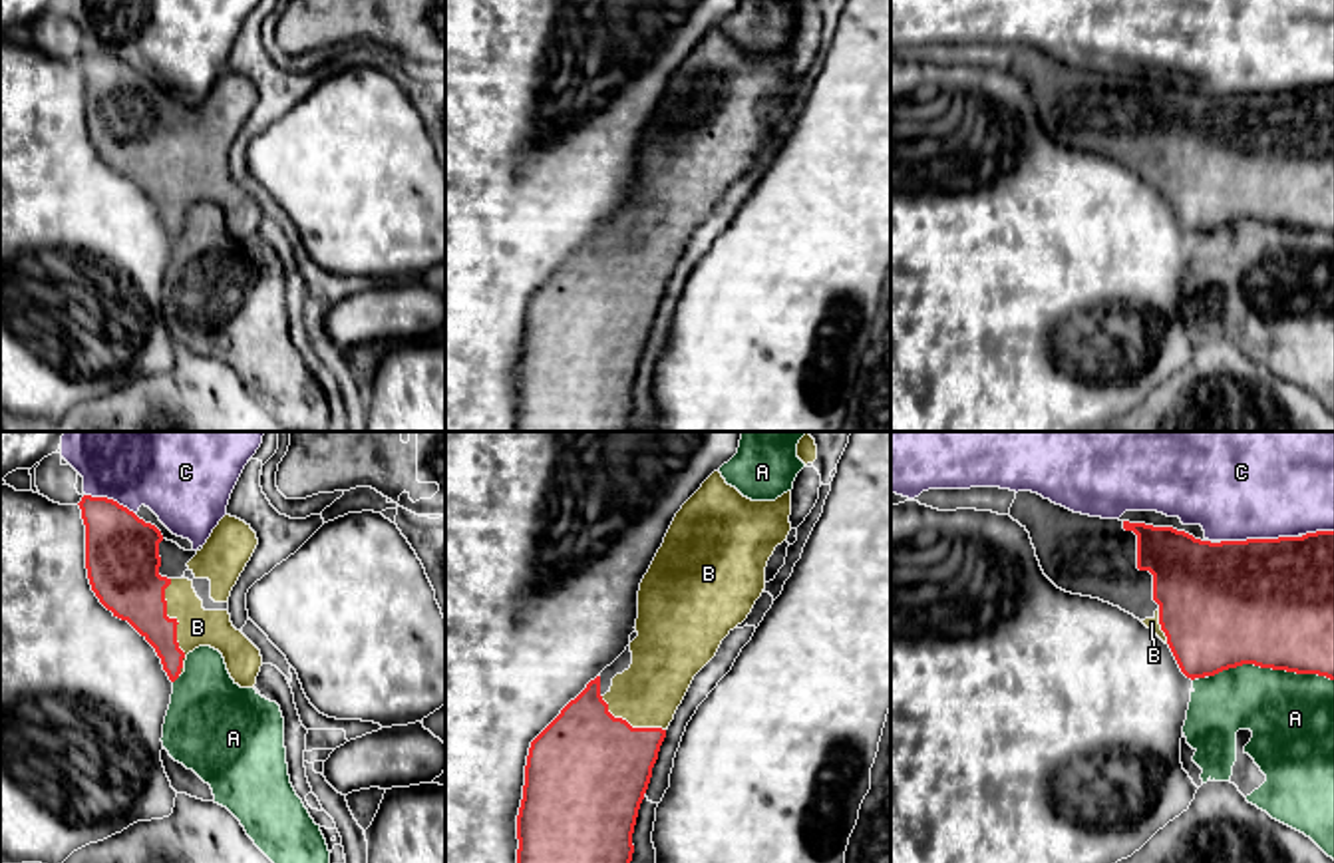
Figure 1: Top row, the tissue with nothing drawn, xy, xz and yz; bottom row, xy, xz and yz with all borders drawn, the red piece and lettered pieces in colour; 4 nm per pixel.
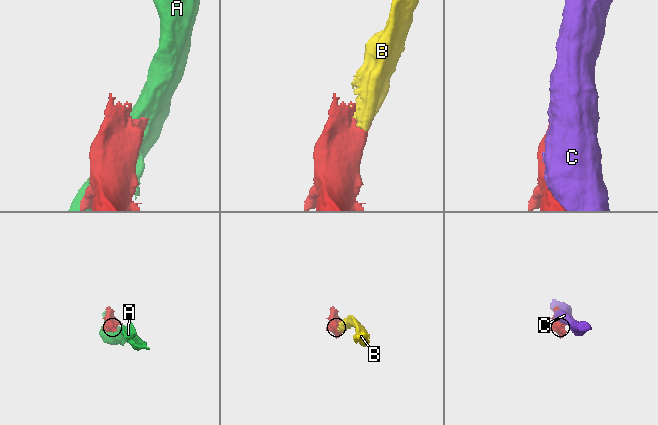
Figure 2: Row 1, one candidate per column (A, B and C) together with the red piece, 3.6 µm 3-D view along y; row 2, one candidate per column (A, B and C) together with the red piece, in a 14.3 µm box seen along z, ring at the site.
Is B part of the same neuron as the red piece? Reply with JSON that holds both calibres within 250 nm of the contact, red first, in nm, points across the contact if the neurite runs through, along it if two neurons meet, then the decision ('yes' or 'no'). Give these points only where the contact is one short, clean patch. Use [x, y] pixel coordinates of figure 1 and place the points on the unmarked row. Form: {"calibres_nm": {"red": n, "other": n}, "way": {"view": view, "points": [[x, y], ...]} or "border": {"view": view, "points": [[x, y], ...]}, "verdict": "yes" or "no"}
{"calibres_nm": {"red": 260, "other": 160}, "verdict": "yes"}

